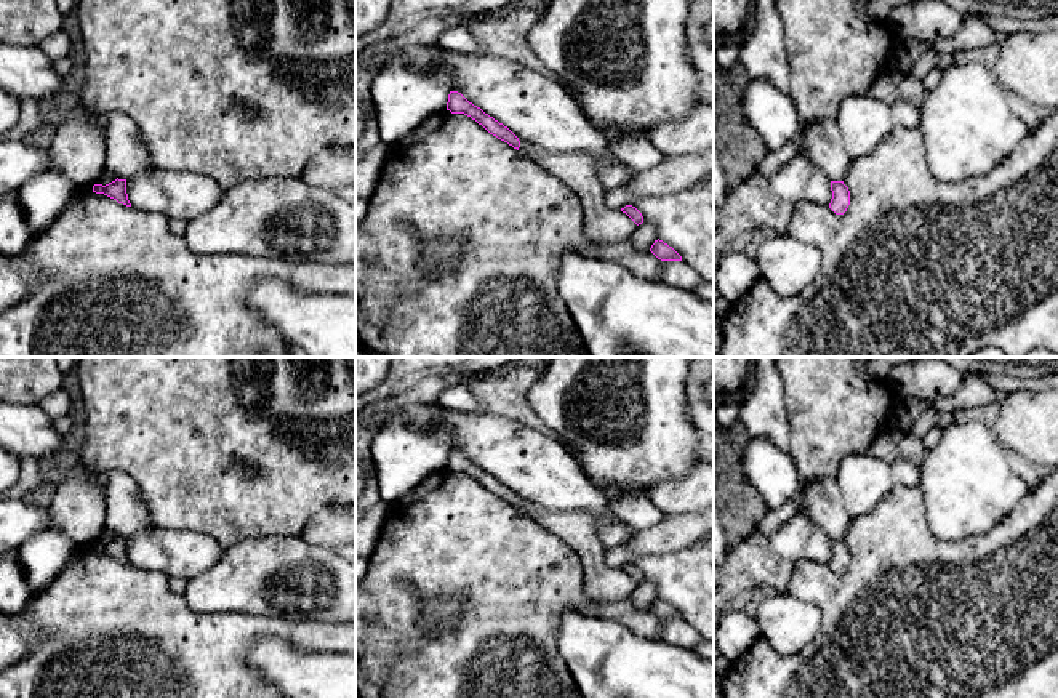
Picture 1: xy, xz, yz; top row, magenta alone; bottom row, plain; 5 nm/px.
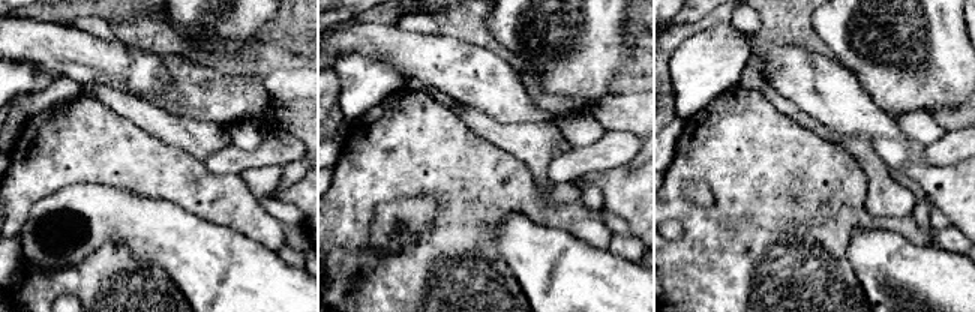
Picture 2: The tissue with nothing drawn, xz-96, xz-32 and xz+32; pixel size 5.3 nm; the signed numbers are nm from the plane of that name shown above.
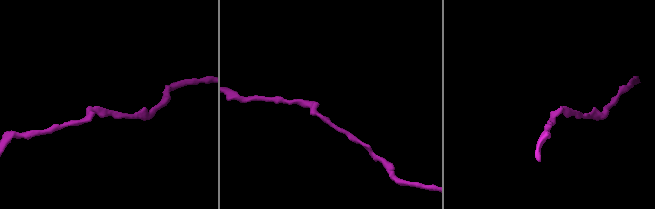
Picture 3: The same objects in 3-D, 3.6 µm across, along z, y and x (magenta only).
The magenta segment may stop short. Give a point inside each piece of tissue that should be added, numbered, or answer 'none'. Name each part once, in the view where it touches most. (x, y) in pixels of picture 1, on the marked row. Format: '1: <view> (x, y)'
none

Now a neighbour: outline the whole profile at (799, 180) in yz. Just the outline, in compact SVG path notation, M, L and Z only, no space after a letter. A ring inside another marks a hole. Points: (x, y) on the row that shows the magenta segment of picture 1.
M797 155L783 165L768 178L768 184L776 197L791 205L810 202L829 207L832 199L831 179L804 155Z

